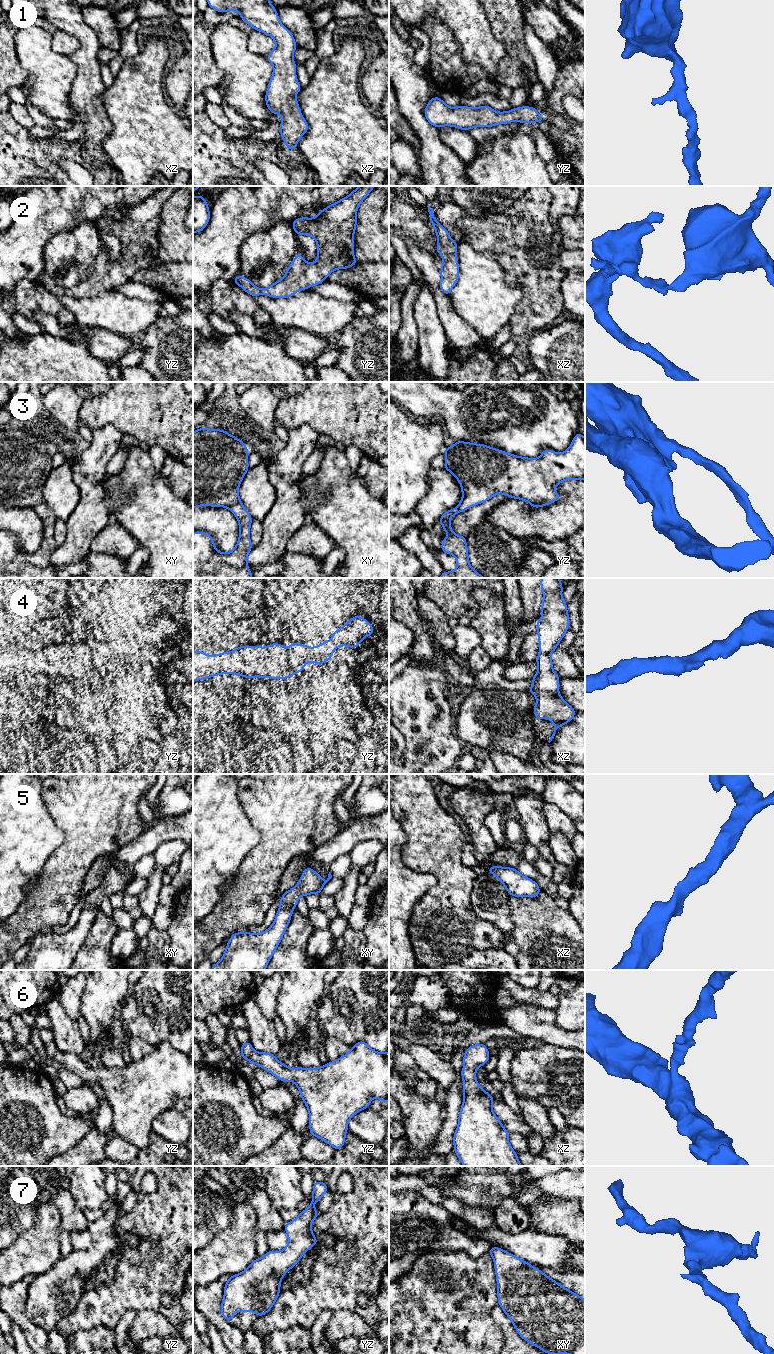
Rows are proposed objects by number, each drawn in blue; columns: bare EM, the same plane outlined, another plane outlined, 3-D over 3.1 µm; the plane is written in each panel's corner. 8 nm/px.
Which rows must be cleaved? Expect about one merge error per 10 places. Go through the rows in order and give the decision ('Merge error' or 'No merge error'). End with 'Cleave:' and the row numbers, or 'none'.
1: No merge error
2: No merge error
3: No merge error
4: No merge error
5: No merge error
6: No merge error
7: No merge error
Cleave: none

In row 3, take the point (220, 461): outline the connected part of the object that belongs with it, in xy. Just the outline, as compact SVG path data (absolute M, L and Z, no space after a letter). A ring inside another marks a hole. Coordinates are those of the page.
M199 428L193 432L193 509L199 506L225 507L236 516L239 539L235 548L222 553L205 532L193 532L193 578L253 578L247 556L253 548L250 540L252 516L238 495L239 486L249 470L249 450L237 437L220 429Z

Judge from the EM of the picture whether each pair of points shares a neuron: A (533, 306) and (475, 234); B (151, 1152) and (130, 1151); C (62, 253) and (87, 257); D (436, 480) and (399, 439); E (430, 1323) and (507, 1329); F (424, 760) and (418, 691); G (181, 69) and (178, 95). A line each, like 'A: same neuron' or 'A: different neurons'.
A: same neuron
B: different neurons
C: same neuron
D: different neurons
E: different neurons
F: same neuron
G: same neuron

